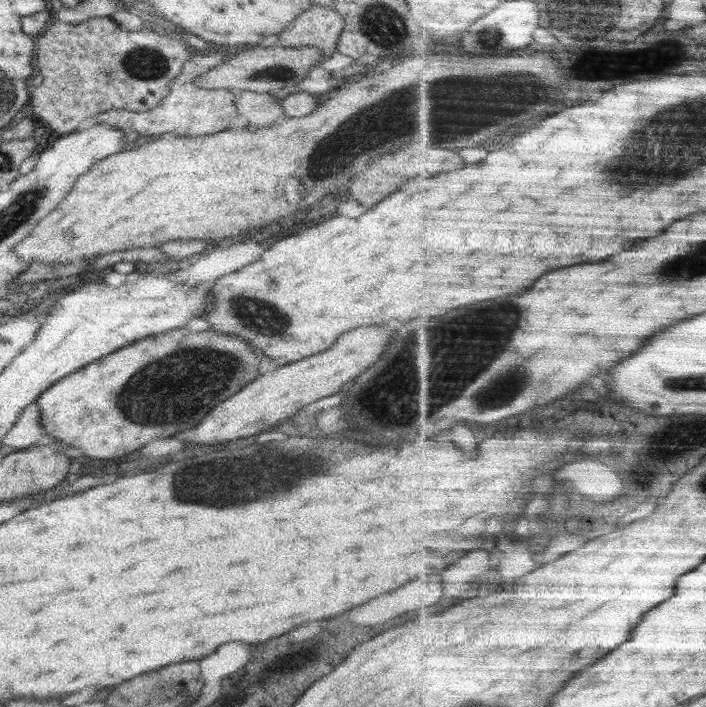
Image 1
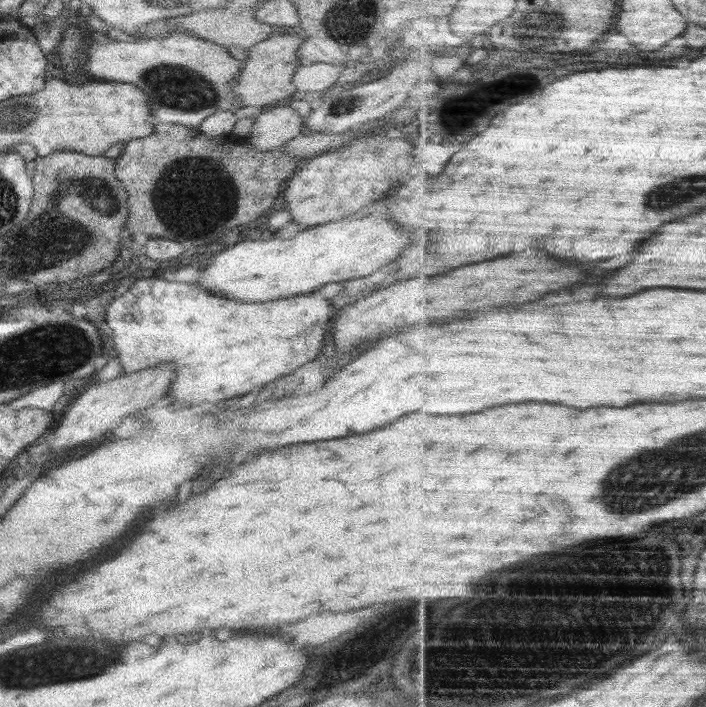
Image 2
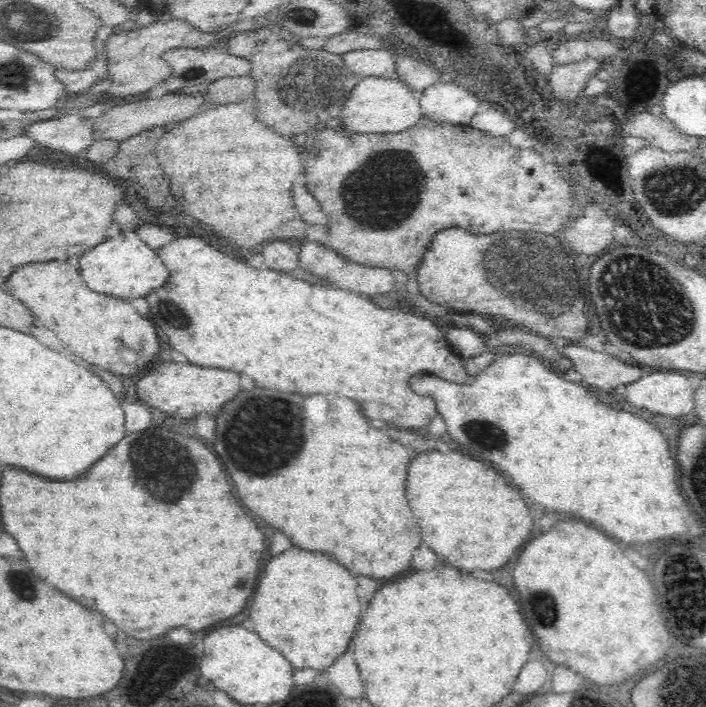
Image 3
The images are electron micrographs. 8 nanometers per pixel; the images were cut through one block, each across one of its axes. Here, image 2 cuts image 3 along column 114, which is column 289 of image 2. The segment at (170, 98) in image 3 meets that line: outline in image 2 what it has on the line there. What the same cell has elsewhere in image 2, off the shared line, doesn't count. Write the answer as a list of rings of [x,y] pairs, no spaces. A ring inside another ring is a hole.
[[[289,106],[265,109],[254,118],[252,132],[247,139],[260,151],[285,146],[288,141],[304,133],[304,119]]]

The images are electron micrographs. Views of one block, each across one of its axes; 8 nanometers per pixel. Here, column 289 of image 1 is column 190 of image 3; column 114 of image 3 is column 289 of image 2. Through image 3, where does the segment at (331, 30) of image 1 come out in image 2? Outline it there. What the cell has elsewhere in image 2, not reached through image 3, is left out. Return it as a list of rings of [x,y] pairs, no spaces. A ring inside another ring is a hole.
[[[275,33],[266,40],[261,40],[248,50],[248,58],[243,61],[240,74],[231,82],[231,87],[235,96],[239,98],[239,105],[244,106],[262,106],[265,109],[271,108],[280,102],[286,100],[296,92],[296,87],[292,84],[299,61],[297,60],[297,50],[303,43],[303,35],[289,35]]]

